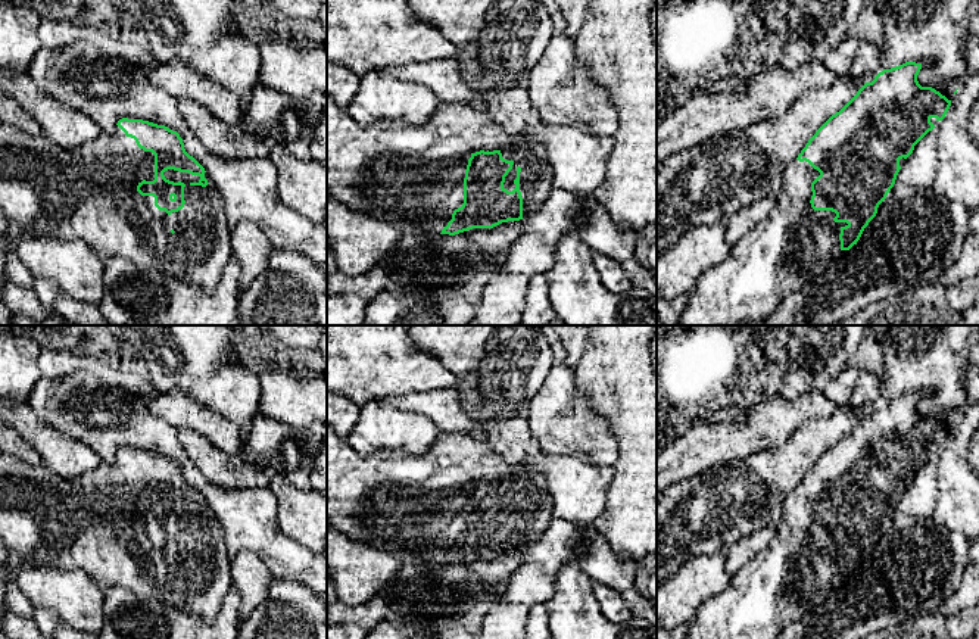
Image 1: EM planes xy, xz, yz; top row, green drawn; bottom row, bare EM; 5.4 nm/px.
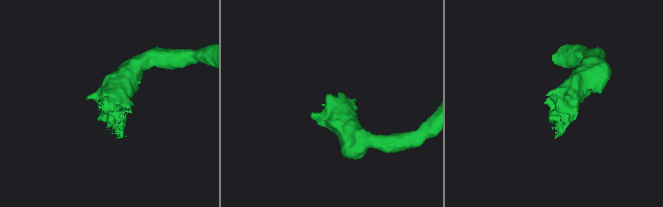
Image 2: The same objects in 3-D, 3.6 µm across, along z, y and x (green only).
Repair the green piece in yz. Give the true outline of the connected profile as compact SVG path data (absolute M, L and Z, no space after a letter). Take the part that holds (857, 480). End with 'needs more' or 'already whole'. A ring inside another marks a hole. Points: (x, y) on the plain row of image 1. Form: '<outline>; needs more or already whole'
M916 392L883 399L816 461L798 487L785 498L783 514L768 546L732 576L724 590L699 605L685 639L776 639L788 624L823 602L838 583L857 574L894 517L904 490L951 436L951 430L939 421L919 414L920 399L922 393Z; needs more

